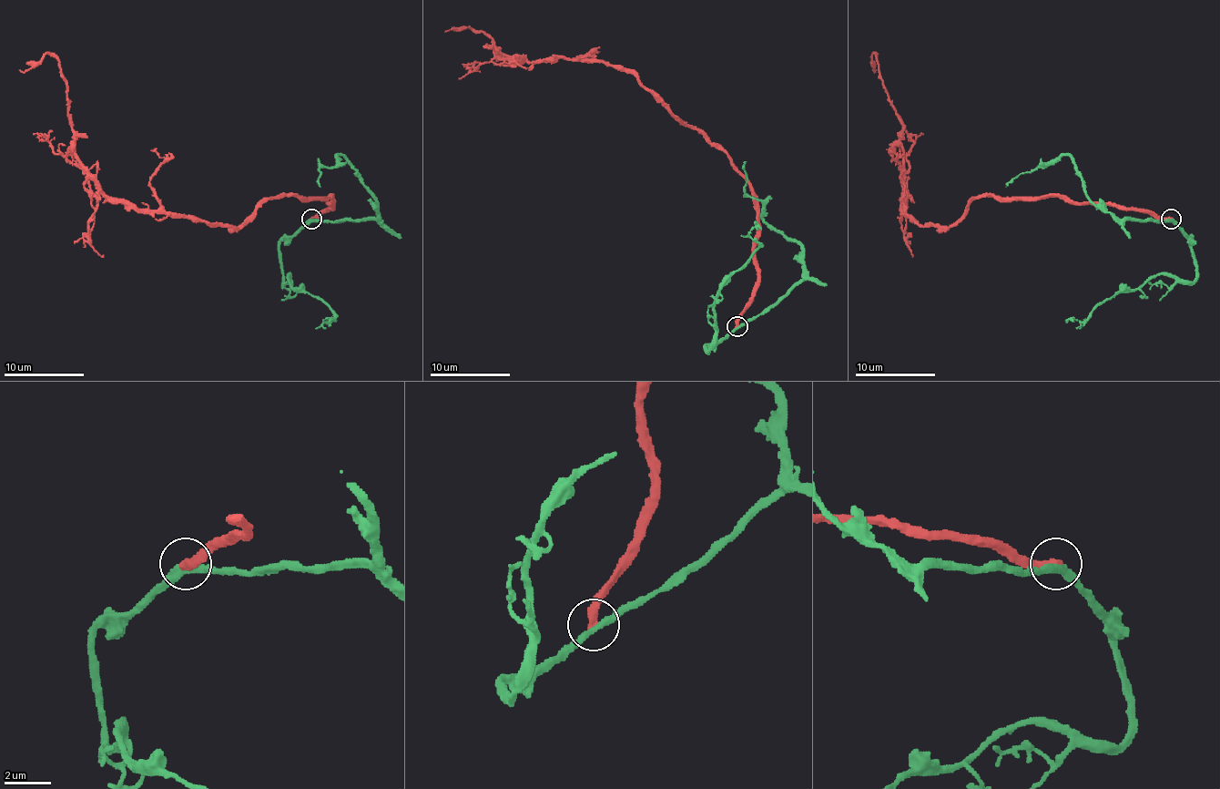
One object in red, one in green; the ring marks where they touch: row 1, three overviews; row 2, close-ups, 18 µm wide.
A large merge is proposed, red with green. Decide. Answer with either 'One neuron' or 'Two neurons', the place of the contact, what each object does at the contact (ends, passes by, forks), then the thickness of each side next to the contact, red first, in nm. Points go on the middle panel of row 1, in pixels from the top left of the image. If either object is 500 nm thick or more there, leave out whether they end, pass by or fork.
Two neurons. Place: (737, 326). At the ring red ends. At the ring green passes by. Thickness 360 nm (red) against 280 nm

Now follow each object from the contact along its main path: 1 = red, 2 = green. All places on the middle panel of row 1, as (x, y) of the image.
1: (737, 326), (758, 223), (733, 160), (634, 76), (497, 58), (485, 34), (445, 32)
2: (738, 326), (765, 313), (803, 271), (803, 250), (767, 223), (763, 205), (745, 191), (747, 160)

